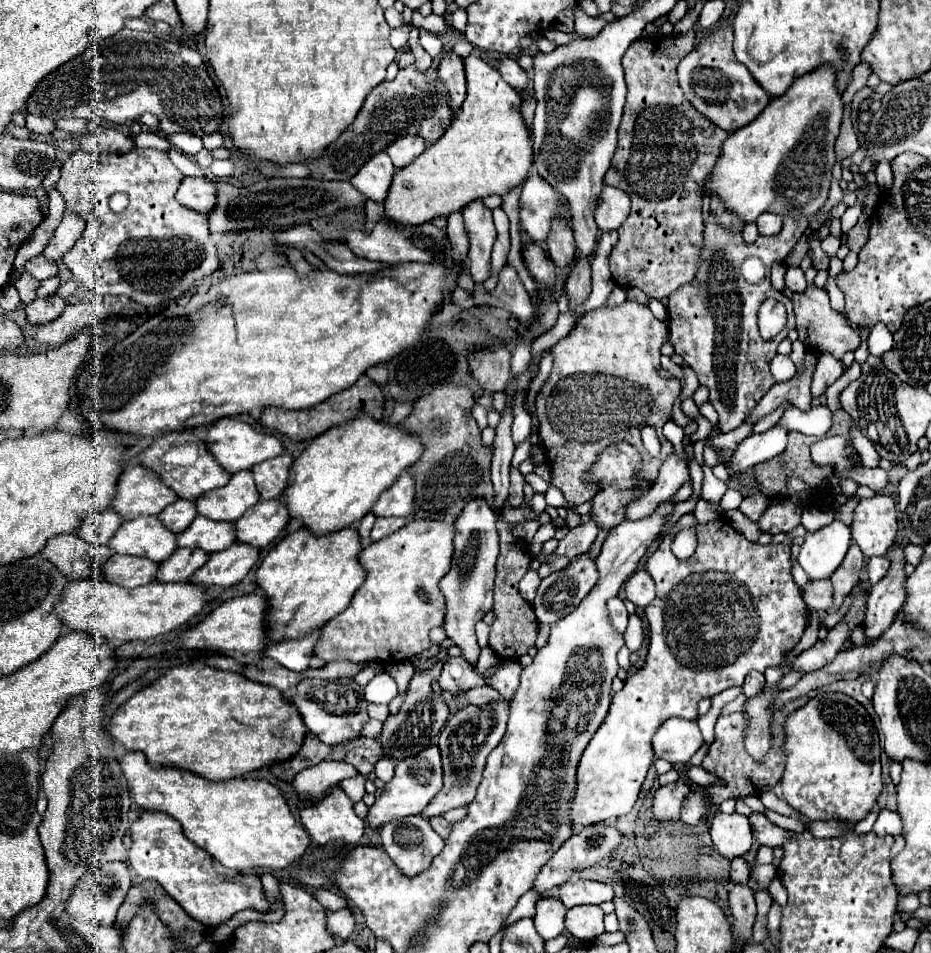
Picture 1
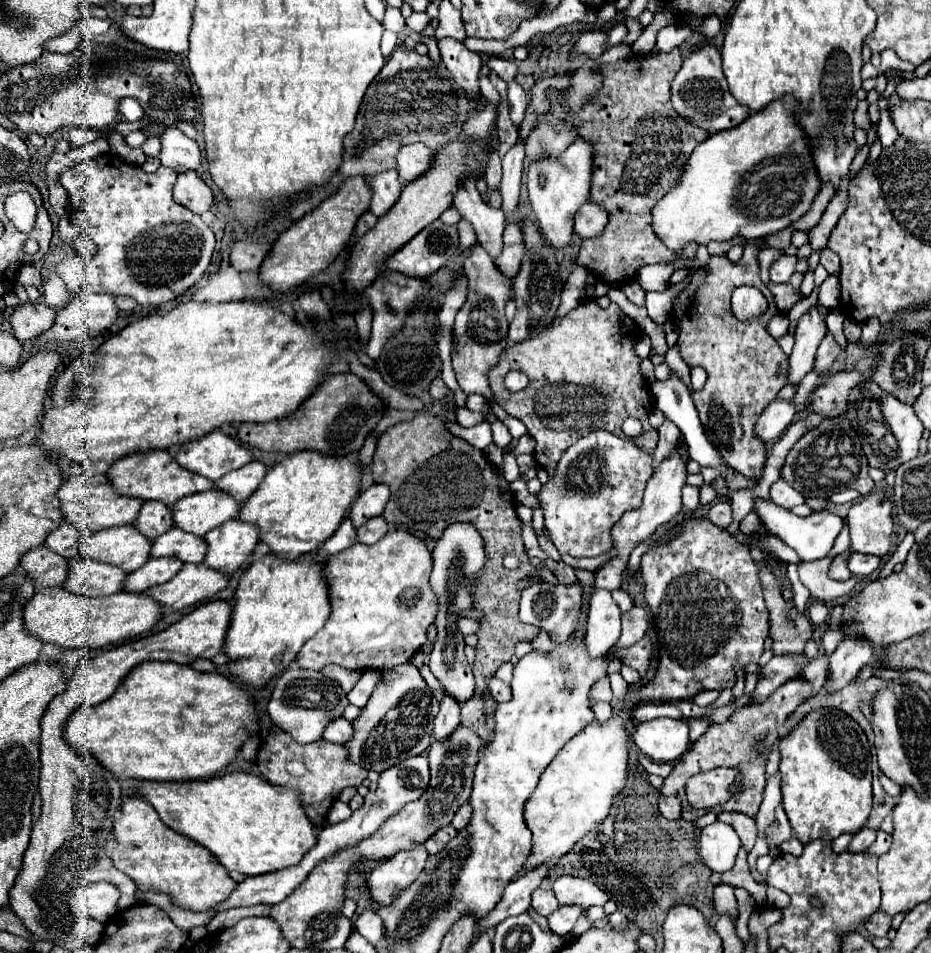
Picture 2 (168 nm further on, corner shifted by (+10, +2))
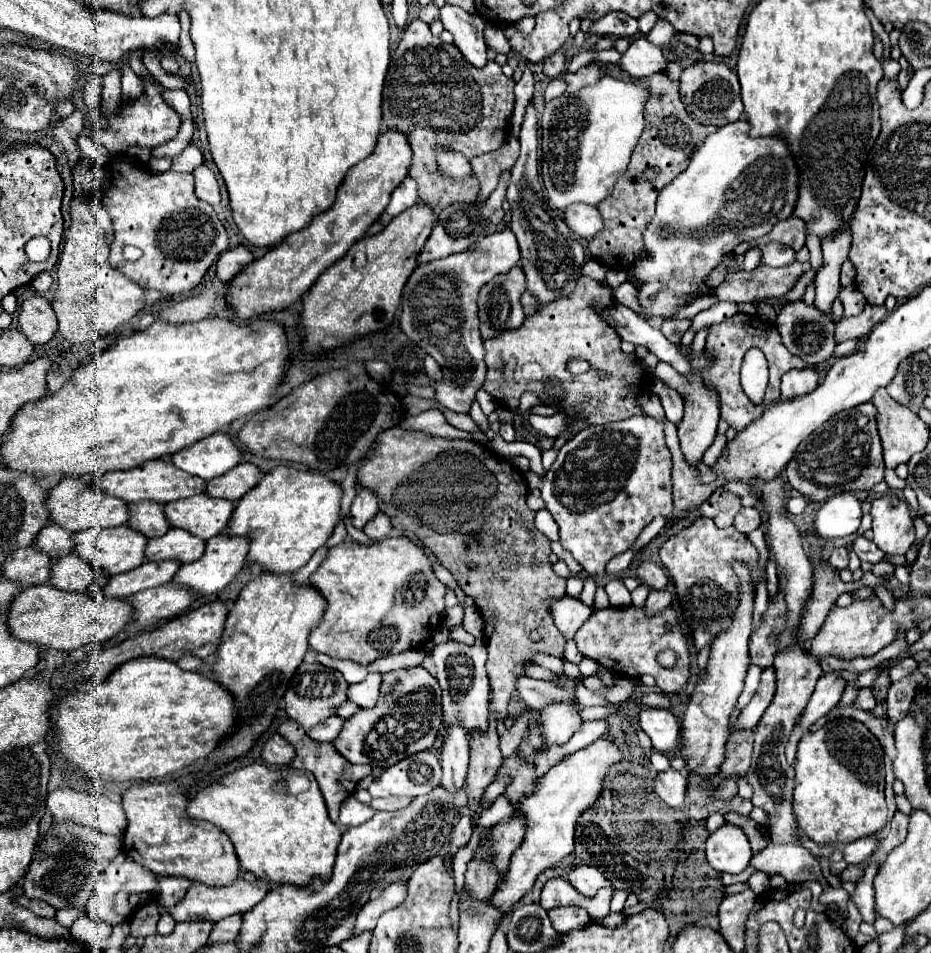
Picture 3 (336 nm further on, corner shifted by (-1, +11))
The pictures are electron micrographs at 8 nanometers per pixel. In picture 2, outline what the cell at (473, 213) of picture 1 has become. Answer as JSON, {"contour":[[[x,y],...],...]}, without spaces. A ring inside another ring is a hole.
{"contour":[[[475,242],[467,256],[463,258],[463,272],[469,280],[469,296],[467,302],[461,306],[455,318],[455,344],[451,350],[451,360],[453,360],[453,370],[457,374],[459,388],[469,396],[469,394],[481,394],[487,398],[491,410],[503,420],[503,424],[509,428],[513,440],[519,440],[525,434],[525,424],[513,416],[509,416],[505,410],[493,400],[493,392],[489,386],[489,370],[497,366],[501,352],[507,346],[507,326],[509,322],[505,320],[505,304],[511,296],[511,280],[507,280],[499,268],[493,264],[493,258],[485,254],[483,246]]]}

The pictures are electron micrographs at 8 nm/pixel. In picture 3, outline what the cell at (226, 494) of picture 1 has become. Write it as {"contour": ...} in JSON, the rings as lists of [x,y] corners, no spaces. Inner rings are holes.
{"contour":[[[206,493],[164,505],[164,513],[170,527],[184,529],[204,541],[226,529],[232,511],[234,505],[230,501],[214,499]]]}

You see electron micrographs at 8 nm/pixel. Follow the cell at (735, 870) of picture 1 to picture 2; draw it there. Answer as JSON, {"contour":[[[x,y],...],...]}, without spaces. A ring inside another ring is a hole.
{"contour":[[[717,884],[715,886],[715,894],[713,894],[713,900],[715,900],[715,912],[717,914],[723,914],[723,912],[731,912],[731,916],[735,918],[737,916],[737,898],[735,898],[735,888],[731,884]]]}

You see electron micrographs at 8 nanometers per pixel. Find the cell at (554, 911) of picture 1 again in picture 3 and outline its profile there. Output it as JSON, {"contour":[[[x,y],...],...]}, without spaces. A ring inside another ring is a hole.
{"contour":[[[548,879],[542,895],[540,895],[540,907],[542,909],[554,909],[554,907],[566,907],[566,905],[580,905],[582,895],[566,881],[566,879]]]}

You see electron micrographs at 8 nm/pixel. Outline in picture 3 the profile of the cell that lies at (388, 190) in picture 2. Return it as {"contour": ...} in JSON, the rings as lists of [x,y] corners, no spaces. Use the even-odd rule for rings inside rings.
{"contour":[[[406,177],[404,183],[398,185],[398,189],[392,193],[392,199],[386,207],[386,213],[390,217],[396,217],[398,213],[410,209],[412,205],[418,205],[418,187],[416,187],[416,181],[412,181],[410,177]]]}

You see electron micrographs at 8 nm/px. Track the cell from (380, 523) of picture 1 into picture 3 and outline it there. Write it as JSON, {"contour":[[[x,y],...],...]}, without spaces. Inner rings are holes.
{"contour":[[[378,513],[374,519],[370,519],[364,527],[364,533],[374,539],[374,541],[382,541],[388,537],[388,533],[392,531],[392,523],[384,513]]]}

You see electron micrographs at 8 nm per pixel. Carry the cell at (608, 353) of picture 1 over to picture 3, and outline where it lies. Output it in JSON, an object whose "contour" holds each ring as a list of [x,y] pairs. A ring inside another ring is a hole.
{"contour":[[[582,275],[568,297],[552,301],[552,305],[540,305],[536,313],[524,319],[520,329],[510,329],[508,333],[484,341],[488,365],[484,389],[510,409],[516,409],[516,401],[520,401],[524,391],[532,391],[546,405],[552,403],[560,411],[580,409],[590,425],[622,421],[632,417],[632,413],[642,413],[638,397],[648,389],[648,373],[636,355],[620,351],[620,337],[594,309],[590,309],[592,301],[608,305],[612,301],[612,289]],[[570,357],[588,361],[592,371],[582,375],[568,373],[566,361]],[[596,369],[606,369],[606,379],[602,379]]]}

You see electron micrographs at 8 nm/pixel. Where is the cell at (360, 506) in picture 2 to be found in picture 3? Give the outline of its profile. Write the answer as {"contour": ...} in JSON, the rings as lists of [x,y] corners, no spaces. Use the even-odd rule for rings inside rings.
{"contour":[[[368,489],[358,491],[352,501],[352,507],[350,507],[352,525],[356,529],[362,529],[376,513],[378,513],[378,497]]]}

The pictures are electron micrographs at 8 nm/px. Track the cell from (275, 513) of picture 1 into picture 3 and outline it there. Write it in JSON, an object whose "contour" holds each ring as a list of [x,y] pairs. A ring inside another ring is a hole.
{"contour":[[[216,535],[206,543],[206,551],[198,561],[194,561],[192,565],[190,563],[182,565],[176,571],[172,583],[182,585],[184,589],[188,589],[194,595],[214,595],[214,593],[222,591],[236,577],[236,573],[244,567],[246,553],[248,553],[248,541],[244,541],[244,537]]]}

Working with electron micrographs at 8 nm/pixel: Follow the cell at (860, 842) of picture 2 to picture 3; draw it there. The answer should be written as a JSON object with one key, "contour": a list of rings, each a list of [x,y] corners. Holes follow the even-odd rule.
{"contour":[[[864,837],[864,839],[858,839],[858,841],[852,841],[844,847],[844,861],[848,865],[860,865],[864,863],[872,851],[876,847],[876,837]]]}

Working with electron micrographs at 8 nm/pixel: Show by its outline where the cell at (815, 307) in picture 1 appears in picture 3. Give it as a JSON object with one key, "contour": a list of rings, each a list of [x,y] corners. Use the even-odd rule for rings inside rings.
{"contour":[[[794,261],[792,265],[778,267],[778,269],[768,269],[768,267],[756,267],[754,271],[740,271],[740,273],[730,273],[726,275],[724,283],[716,289],[716,295],[720,301],[764,301],[772,297],[782,297],[788,293],[798,277],[808,271],[808,263],[798,263]]]}

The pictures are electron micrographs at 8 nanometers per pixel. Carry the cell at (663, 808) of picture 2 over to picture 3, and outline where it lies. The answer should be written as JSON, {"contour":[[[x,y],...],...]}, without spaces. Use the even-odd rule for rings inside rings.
{"contour":[[[676,769],[660,771],[654,779],[654,791],[670,807],[682,809],[686,797],[686,777]]]}

